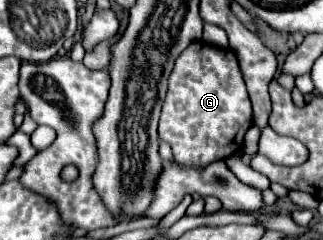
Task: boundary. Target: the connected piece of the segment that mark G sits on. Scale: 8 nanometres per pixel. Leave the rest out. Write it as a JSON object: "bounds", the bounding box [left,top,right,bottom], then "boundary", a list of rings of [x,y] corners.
{"bounds":[158,41,252,169],"boundary":[[[200,41],[190,43],[176,59],[176,65],[168,77],[168,93],[162,105],[162,115],[158,125],[158,137],[172,147],[174,161],[182,167],[202,169],[212,161],[226,159],[230,157],[230,153],[242,147],[244,133],[248,131],[250,125],[252,125],[252,107],[236,55],[230,49],[218,49]]]}

